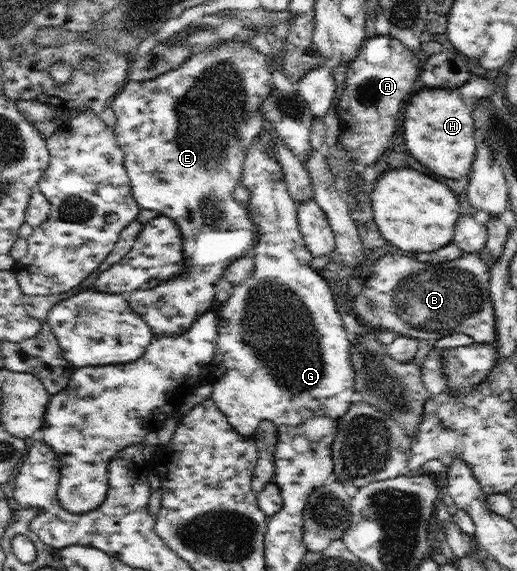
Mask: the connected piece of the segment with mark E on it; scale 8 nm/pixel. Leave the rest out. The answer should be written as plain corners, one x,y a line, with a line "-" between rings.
246,27
244,32
241,32
241,35
237,35
232,39
219,41
217,47
211,47
211,49
207,49
202,53
192,54
180,67
166,71
165,74
159,75
157,78
144,82
129,80
123,87
123,90
111,100
111,108
117,117
116,125
112,128
115,130
117,144
124,152
124,165
131,184
134,200
138,202
138,206
141,209
150,209
151,211
156,211
158,214
172,219
178,225
183,237
186,272
182,272
175,278
164,280
150,289
134,290
130,299
127,300
134,314
138,314
155,334
178,334
182,337
185,331
188,331
188,329
194,325
194,321
196,321
198,317
202,317
202,315
206,314
206,311
210,311
210,309
216,305
215,285
217,279
223,275
226,267
236,261
236,259
251,255
254,247
256,247
256,241
258,241
257,228
254,226
254,222
250,220
248,202
240,203
232,198
234,189
242,181
241,175
247,149
267,126
266,119
261,112
261,105
266,101
267,97
271,95
274,89
274,85
272,84
272,69
268,69
268,63
266,62
267,56
248,42
248,40
252,39
256,34
256,28

